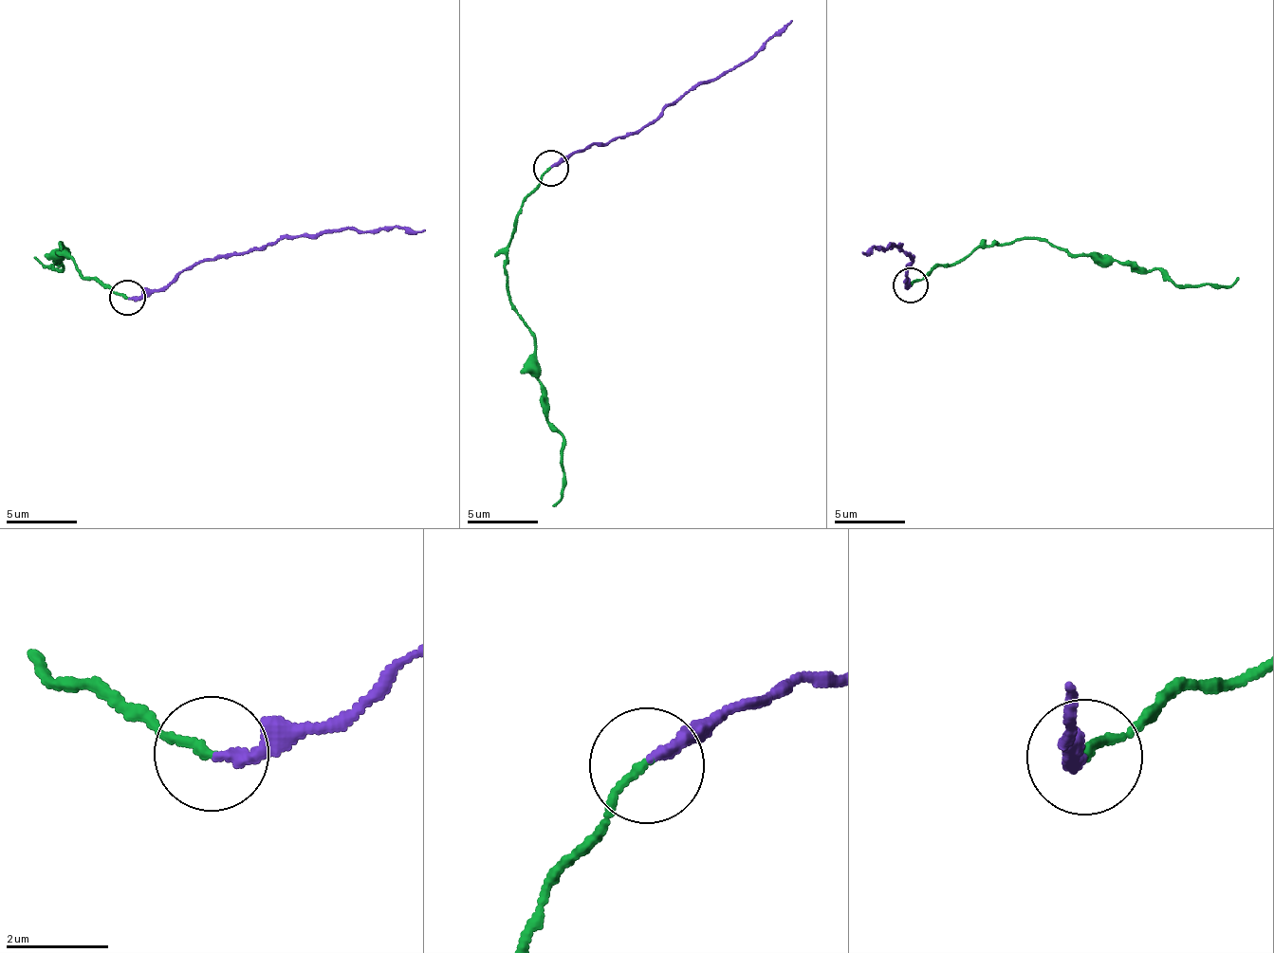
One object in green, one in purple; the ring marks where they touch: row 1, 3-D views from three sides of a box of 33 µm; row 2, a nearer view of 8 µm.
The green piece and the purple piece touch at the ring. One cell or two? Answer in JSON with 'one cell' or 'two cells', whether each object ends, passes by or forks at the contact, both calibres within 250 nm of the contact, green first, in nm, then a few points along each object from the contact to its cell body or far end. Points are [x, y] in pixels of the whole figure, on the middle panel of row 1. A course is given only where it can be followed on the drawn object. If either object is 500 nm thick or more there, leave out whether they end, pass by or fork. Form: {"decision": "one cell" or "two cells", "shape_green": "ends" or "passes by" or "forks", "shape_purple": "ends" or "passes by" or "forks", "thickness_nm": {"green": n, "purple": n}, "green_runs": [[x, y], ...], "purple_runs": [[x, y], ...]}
{"decision": "two cells", "shape_green": "ends", "shape_purple": "ends", "thickness_nm": {"green": 170, "purple": 240}, "green_runs": [[550, 167], [526, 198], [504, 274], [508, 301], [534, 338], [548, 424], [563, 440], [563, 497], [551, 506]], "purple_runs": [[550, 167], [594, 144], [641, 133], [667, 104], [719, 80], [793, 20]]}

